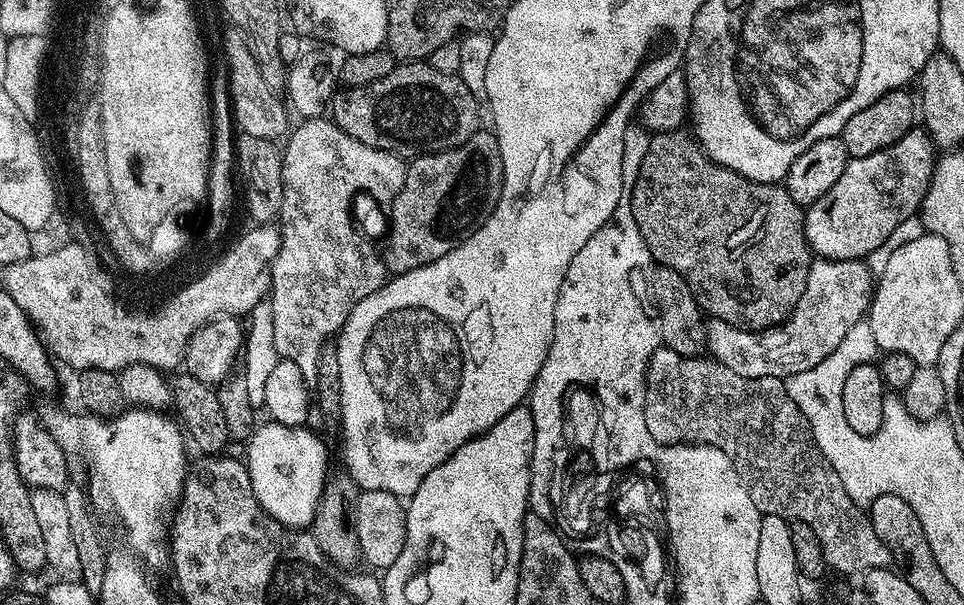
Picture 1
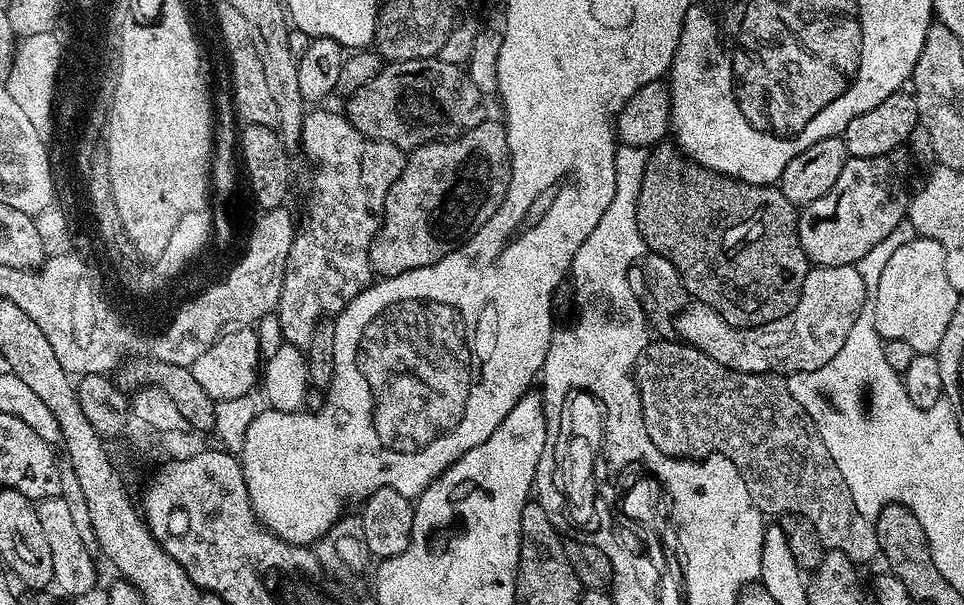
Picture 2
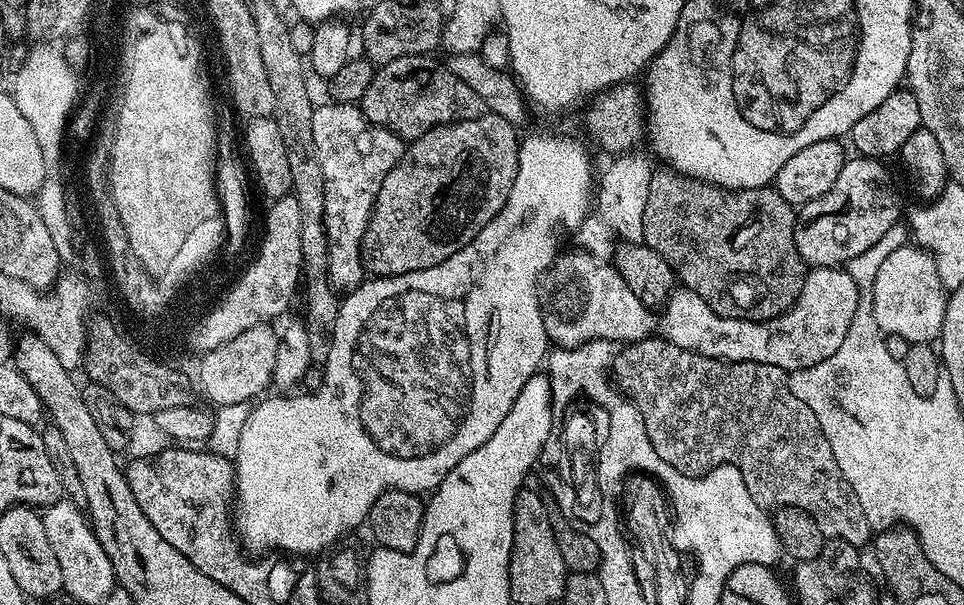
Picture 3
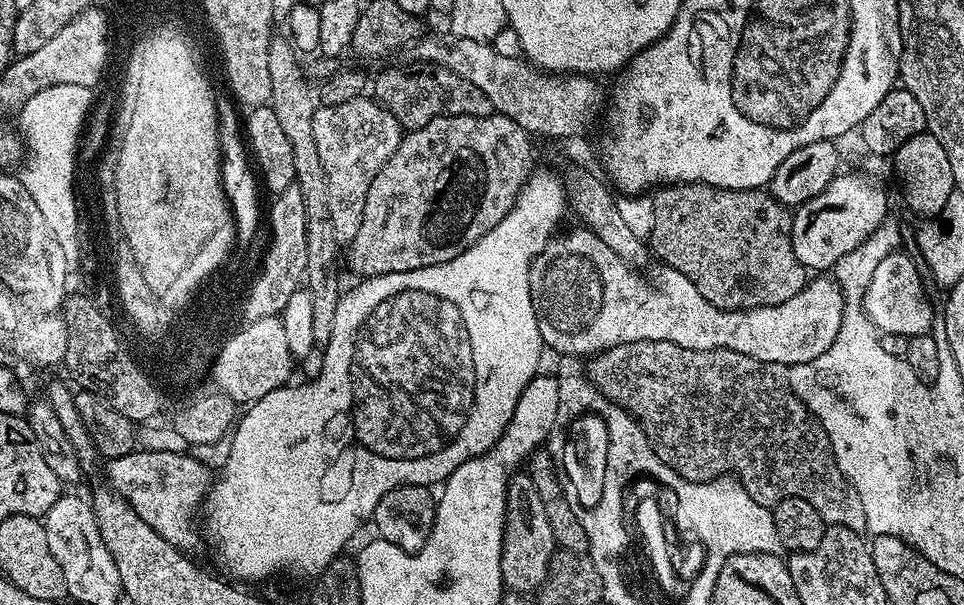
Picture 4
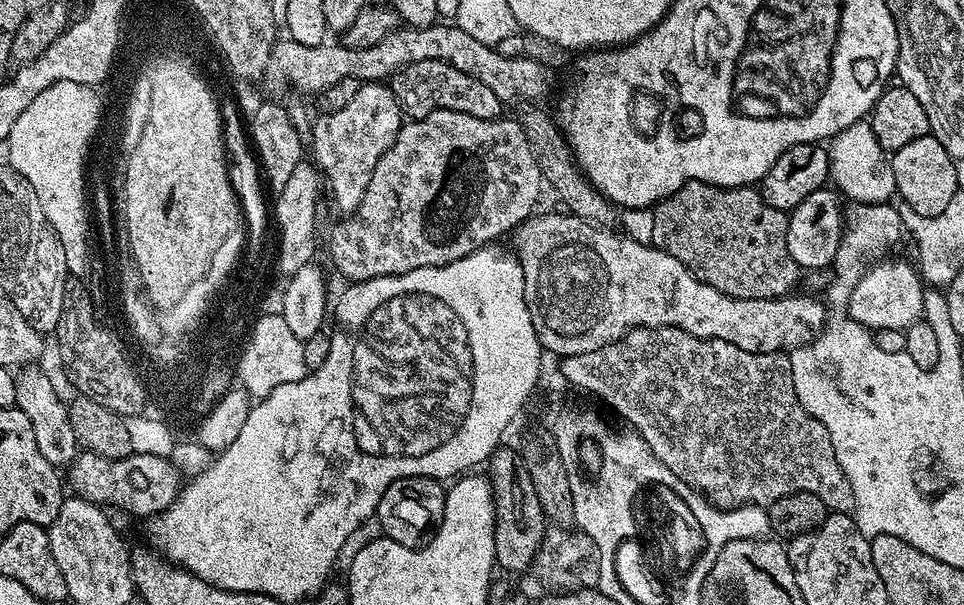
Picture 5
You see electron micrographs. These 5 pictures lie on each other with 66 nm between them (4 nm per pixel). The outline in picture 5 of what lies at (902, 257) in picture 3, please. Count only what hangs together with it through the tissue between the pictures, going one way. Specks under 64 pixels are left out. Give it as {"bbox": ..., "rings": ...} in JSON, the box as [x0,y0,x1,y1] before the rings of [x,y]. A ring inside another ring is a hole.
{"bbox":[846,260,926,333],"rings":[[[892,260],[889,264],[874,263],[865,271],[861,281],[846,303],[846,311],[854,322],[869,330],[885,328],[888,332],[899,333],[925,315],[924,291],[926,285],[919,271],[904,260]]]}

